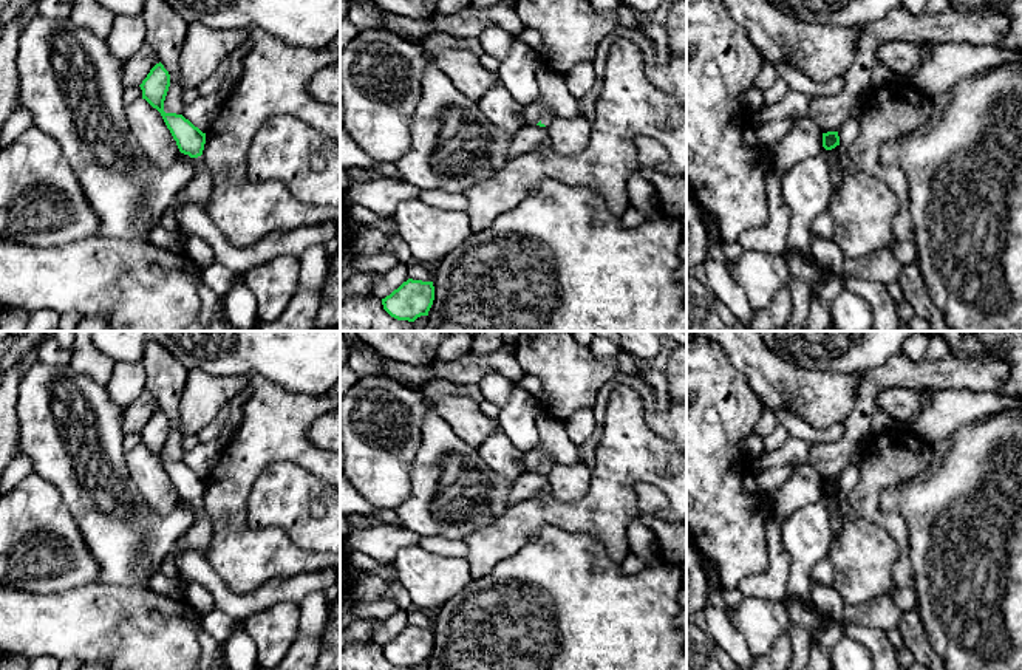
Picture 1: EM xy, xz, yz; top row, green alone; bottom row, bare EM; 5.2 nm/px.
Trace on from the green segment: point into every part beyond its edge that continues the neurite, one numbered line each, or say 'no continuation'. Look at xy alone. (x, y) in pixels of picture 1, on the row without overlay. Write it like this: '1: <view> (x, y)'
1: xy (200, 534)

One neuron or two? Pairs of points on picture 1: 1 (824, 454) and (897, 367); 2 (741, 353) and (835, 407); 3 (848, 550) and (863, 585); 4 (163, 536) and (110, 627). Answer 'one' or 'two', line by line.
1: one
2: one
3: one
4: two

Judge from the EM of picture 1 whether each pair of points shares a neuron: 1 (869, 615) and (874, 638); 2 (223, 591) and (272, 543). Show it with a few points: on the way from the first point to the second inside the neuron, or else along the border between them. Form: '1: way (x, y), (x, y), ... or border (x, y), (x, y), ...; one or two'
1: border (843, 621), (886, 633); two
2: border (204, 559), (237, 593), (252, 593), (263, 585); two

